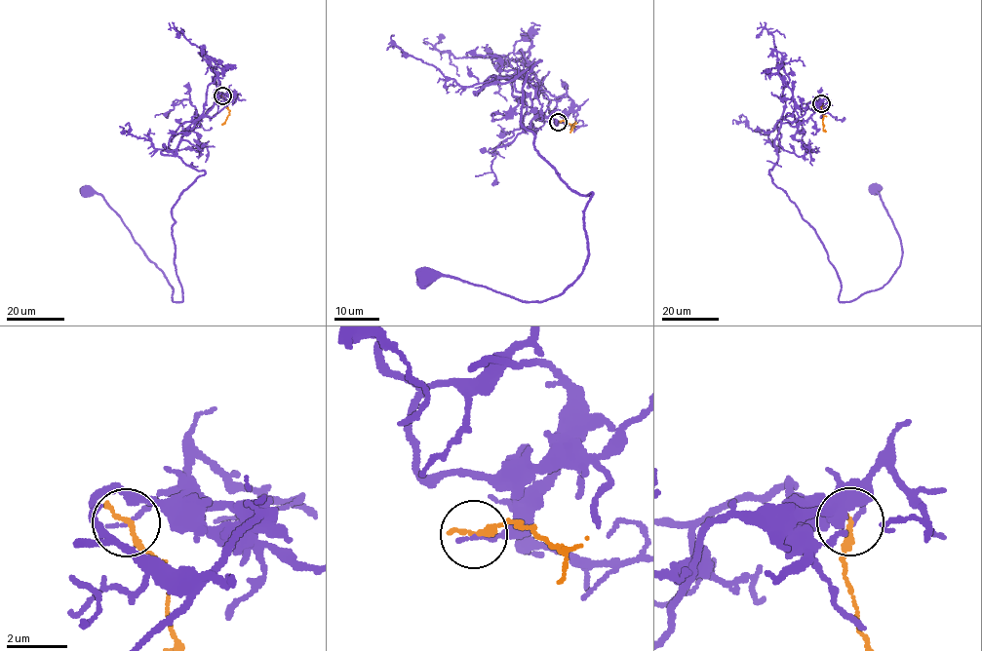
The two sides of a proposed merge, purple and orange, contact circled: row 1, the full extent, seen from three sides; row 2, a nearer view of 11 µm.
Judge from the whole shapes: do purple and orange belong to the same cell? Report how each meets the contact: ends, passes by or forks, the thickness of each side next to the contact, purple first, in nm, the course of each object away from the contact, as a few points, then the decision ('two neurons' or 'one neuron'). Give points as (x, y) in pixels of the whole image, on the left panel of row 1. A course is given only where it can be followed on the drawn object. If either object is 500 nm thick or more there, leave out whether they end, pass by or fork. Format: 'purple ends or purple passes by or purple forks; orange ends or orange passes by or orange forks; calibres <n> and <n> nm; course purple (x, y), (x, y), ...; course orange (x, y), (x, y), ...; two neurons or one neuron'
purple ends; orange ends; calibres 150 and 190 nm; course purple (222, 95), (176, 148), (205, 172), (172, 210), (181, 302), (120, 217), (87, 191); course orange (222, 95), (229, 115), (222, 124); two neurons

